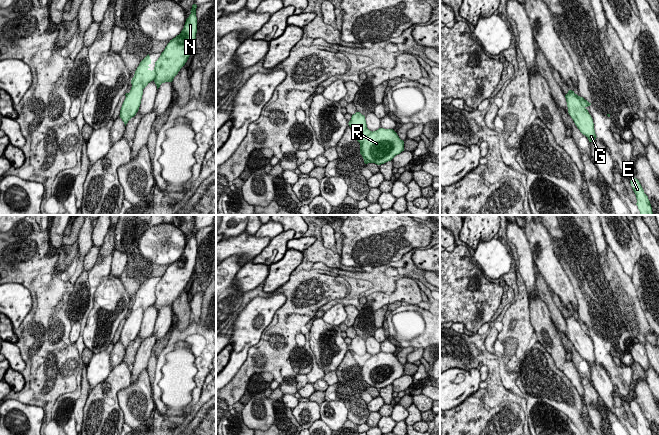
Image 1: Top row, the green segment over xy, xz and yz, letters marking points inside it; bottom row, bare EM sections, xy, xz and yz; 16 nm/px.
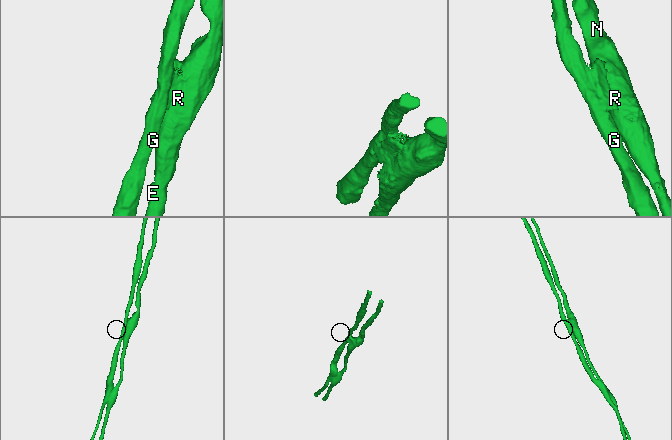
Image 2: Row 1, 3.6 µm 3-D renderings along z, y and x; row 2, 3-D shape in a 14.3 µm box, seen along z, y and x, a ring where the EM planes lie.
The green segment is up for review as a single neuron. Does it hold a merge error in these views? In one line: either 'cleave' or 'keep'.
cleave

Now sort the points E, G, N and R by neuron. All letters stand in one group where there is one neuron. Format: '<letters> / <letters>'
E N R / G

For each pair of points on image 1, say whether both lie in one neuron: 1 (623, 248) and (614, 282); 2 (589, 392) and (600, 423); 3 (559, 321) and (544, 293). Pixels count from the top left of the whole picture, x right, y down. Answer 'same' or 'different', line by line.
1: different
2: same
3: same

